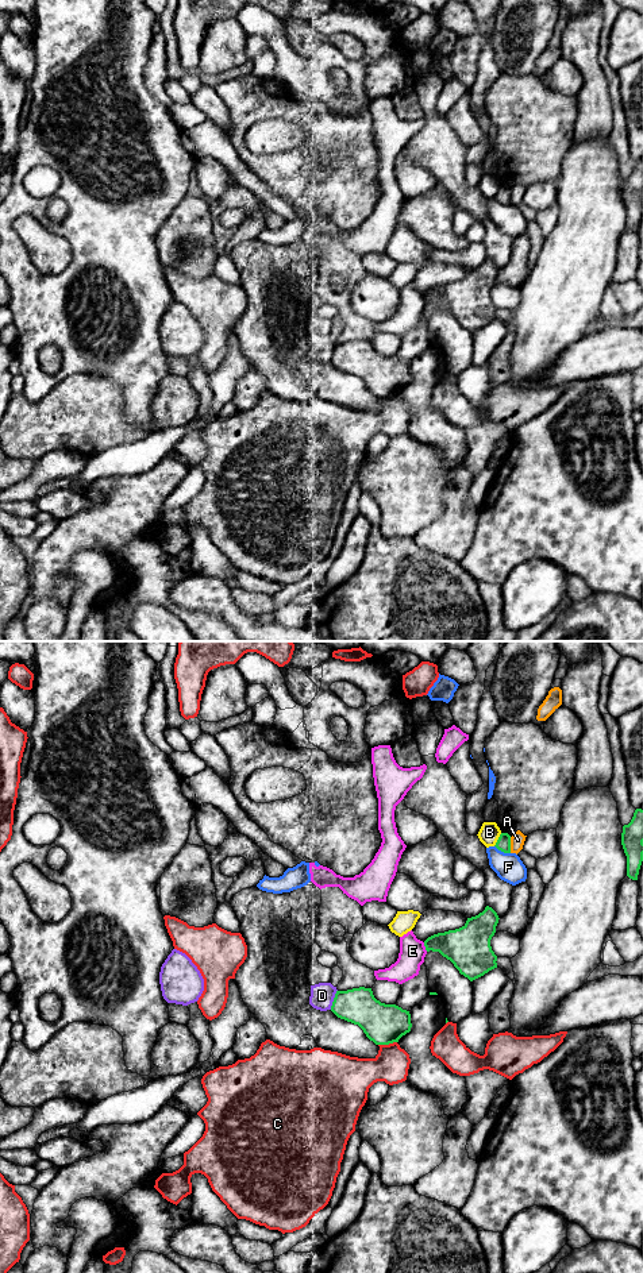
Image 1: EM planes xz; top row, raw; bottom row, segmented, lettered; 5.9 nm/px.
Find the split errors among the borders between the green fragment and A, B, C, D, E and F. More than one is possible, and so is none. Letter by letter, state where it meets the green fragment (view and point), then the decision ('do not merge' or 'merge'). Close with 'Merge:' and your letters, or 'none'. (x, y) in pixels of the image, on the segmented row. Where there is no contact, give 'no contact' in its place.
A: meets green in xz at (509, 845); do not merge
B: meets green in xz at (497, 840); do not merge
C: meets green in xz at (387, 1044); do not merge
D: meets green in xz at (334, 999); do not merge
E: meets green in xz at (424, 945); do not merge
F: meets green in xz at (503, 851); do not merge
Merge: none

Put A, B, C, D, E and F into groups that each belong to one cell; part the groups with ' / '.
A / B / C / D / E / F

